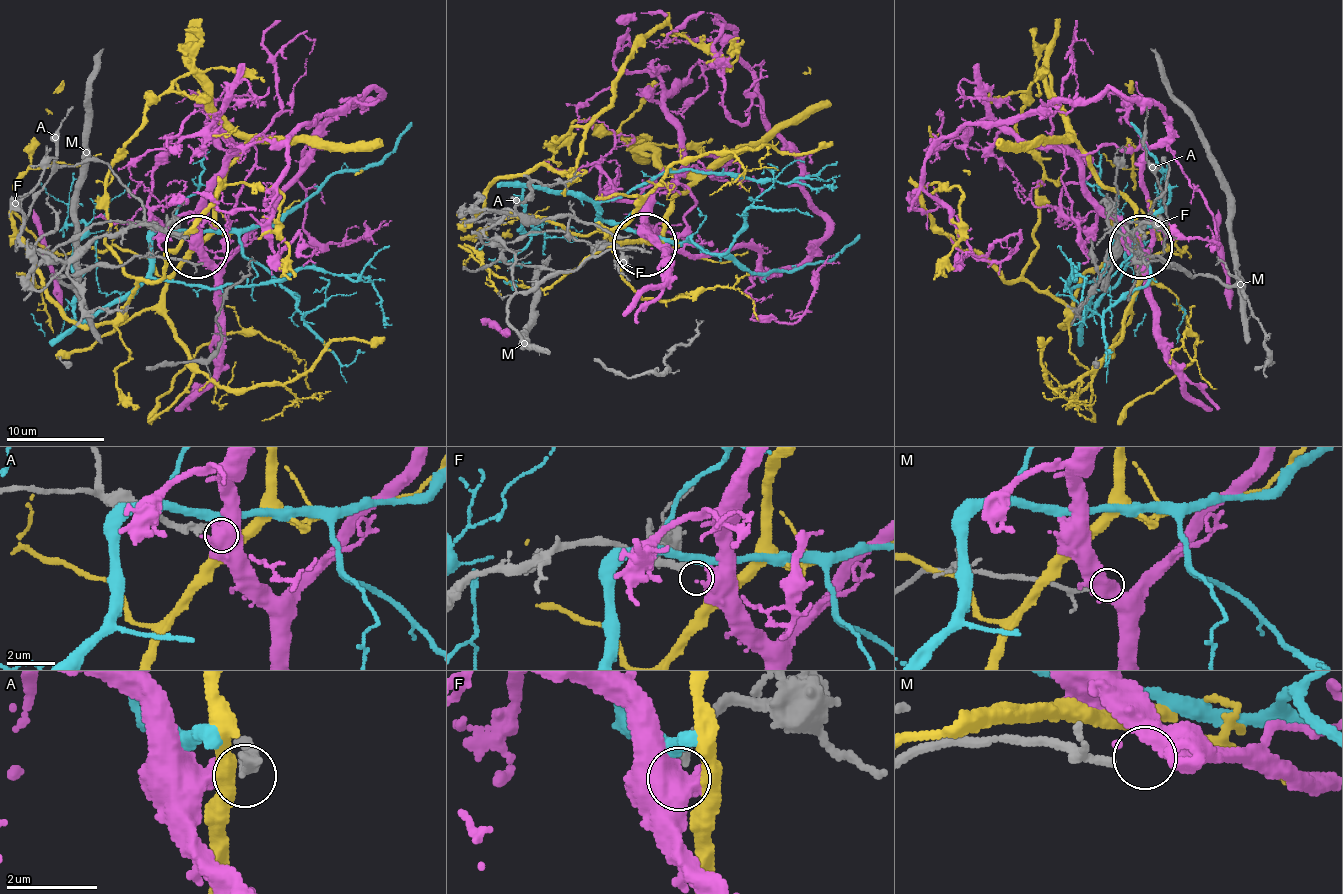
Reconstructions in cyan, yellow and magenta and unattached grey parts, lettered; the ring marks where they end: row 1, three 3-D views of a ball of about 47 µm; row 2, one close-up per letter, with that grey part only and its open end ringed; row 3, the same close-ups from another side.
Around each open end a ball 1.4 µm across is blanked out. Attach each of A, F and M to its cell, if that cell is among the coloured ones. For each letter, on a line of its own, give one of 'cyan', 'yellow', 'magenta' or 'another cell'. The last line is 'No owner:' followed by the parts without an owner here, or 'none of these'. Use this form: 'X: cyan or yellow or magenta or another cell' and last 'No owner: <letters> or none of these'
A: another cell
F: magenta
M: another cell
No owner: A, M

